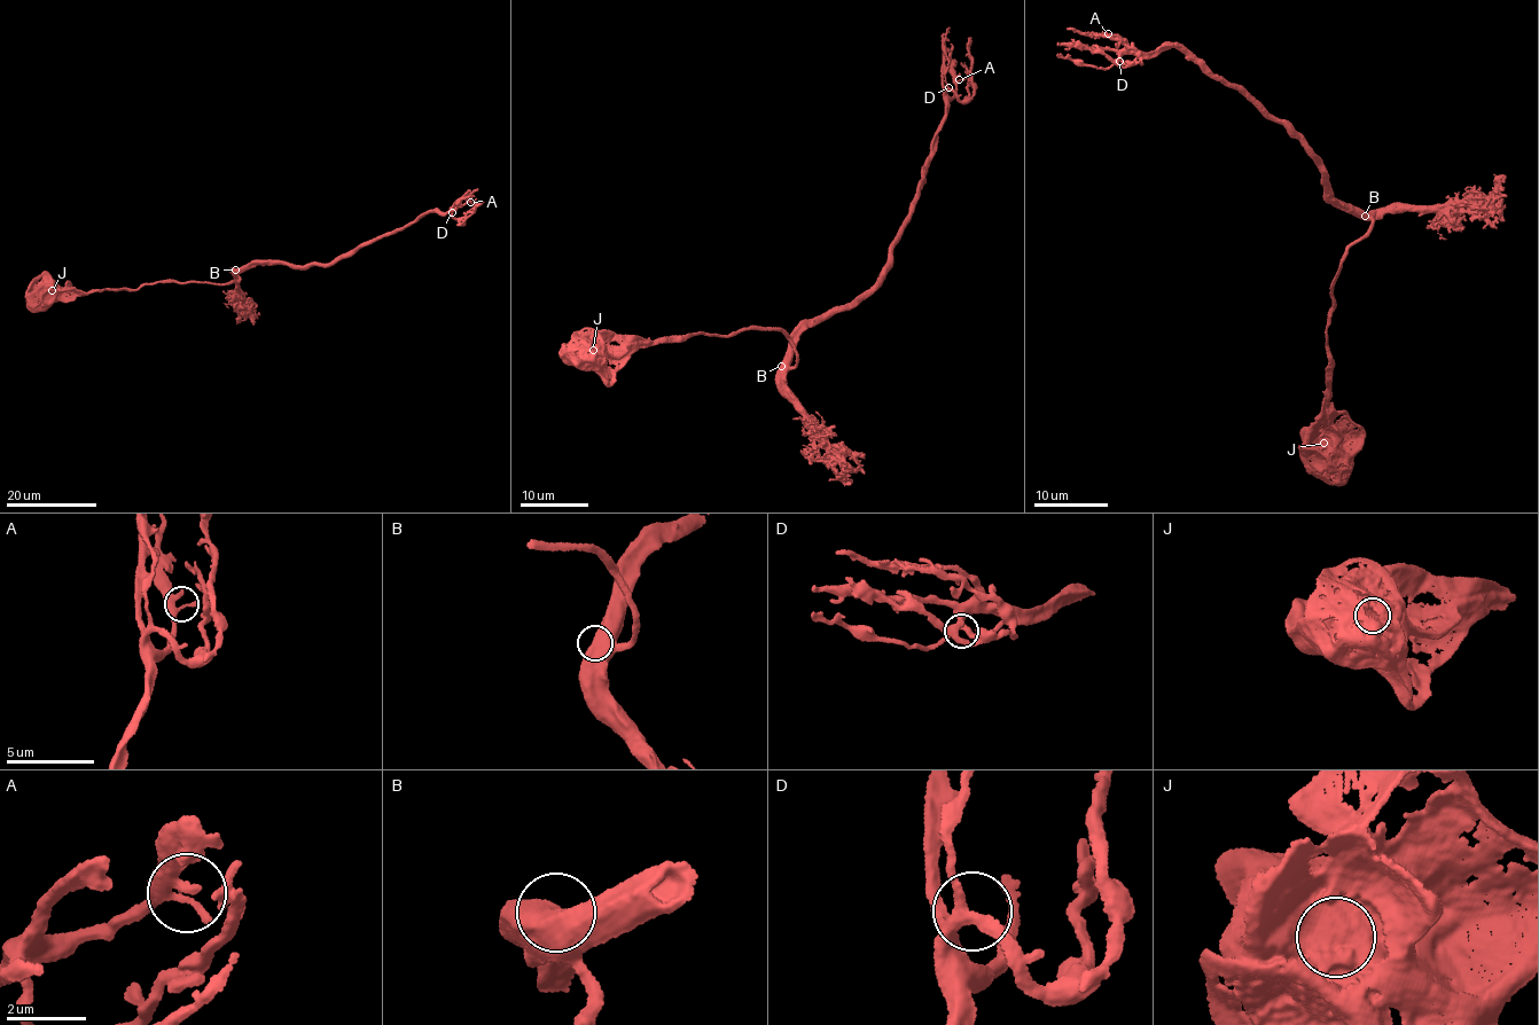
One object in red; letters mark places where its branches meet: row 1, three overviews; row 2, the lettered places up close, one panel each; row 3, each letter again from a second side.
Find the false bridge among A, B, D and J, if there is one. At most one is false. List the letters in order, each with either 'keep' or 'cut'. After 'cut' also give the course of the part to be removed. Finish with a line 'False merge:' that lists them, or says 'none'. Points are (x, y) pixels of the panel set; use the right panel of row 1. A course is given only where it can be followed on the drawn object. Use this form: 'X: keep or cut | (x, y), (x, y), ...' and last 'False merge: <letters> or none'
A: keep
B: keep
D: keep
J: keep
False merge: none

